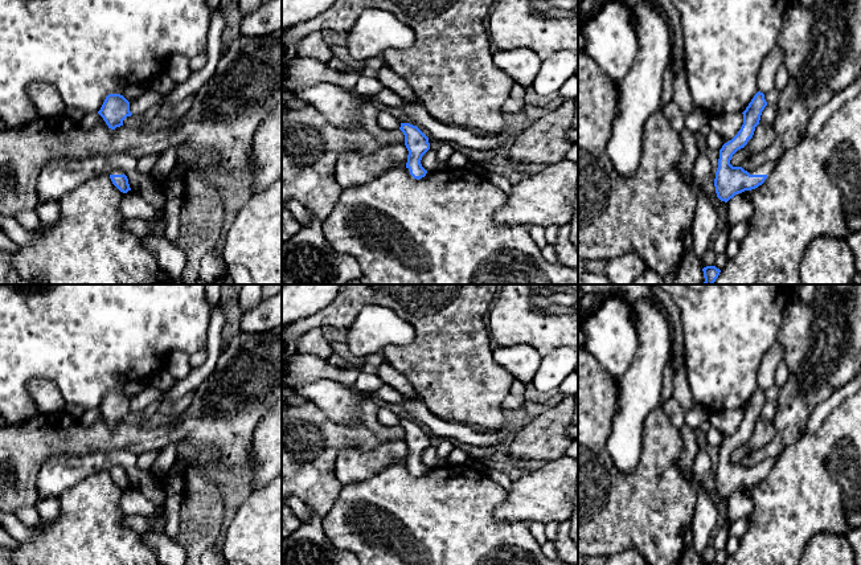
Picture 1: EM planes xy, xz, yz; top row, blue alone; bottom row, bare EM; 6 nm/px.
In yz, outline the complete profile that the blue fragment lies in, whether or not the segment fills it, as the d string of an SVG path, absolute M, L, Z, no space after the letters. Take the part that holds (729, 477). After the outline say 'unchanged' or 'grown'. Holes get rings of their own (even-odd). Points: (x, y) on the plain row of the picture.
M758 388L743 410L743 421L738 430L725 439L719 446L718 464L716 468L714 483L717 494L727 499L735 491L758 484L764 479L774 466L776 458L770 456L754 467L745 467L742 463L733 463L733 451L743 445L753 434L755 423L759 421L762 408L767 402L764 390Z; grown

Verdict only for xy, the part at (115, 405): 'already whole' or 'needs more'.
already whole

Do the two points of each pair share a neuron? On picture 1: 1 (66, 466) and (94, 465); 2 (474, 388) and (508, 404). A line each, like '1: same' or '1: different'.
1: same
2: different

